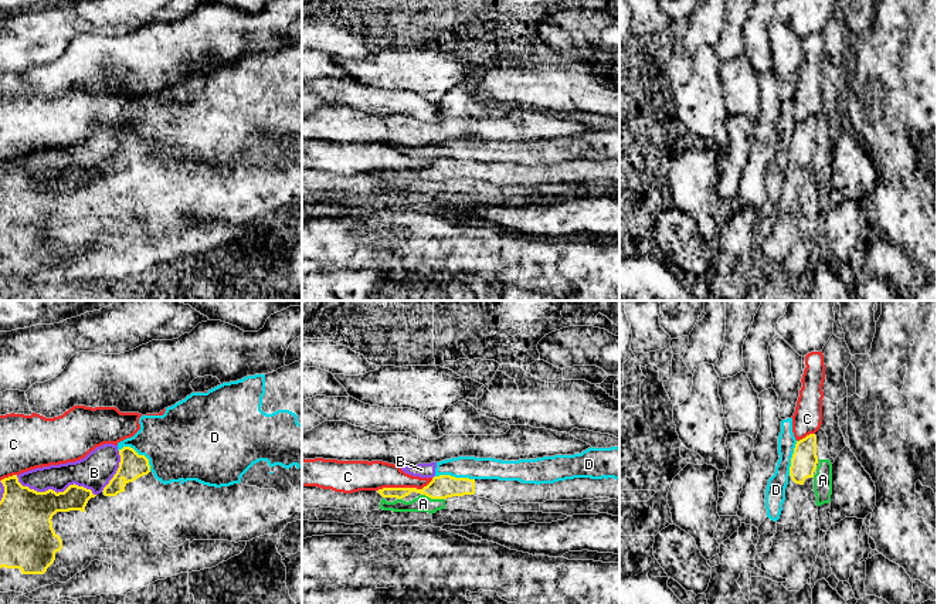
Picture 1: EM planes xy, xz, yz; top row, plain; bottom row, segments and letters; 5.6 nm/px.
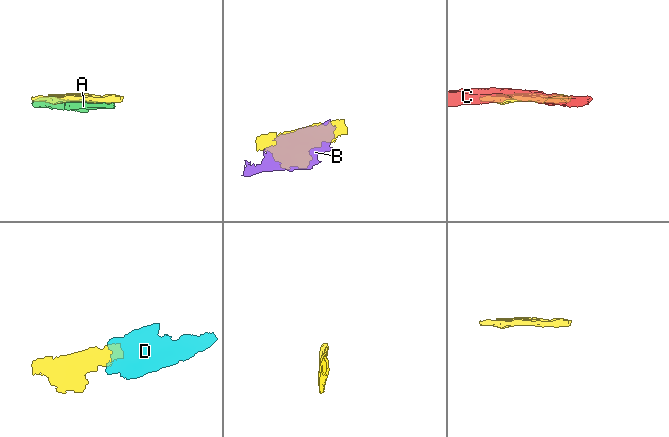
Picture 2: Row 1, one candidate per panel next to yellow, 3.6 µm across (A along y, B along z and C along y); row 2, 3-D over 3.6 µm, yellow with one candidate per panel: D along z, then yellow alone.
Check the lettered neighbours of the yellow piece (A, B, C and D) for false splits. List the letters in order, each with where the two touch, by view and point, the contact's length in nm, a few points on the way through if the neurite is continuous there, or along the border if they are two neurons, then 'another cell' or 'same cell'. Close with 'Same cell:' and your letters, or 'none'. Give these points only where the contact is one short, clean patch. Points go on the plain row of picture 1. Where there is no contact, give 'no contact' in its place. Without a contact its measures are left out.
A: contact xz (433, 180); length 140 nm; another cell
B: contact xy (54, 173); length 460 nm; another cell
C: contact xz (404, 170); length 320 nm; another cell
D: contact xy (136, 135); length 220 nm; border xy (118, 132), (132, 129), (148, 142), (150, 152); another cell
Same cell: none

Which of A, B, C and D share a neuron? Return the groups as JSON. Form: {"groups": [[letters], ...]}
{"groups": [["A"], ["B", "D"], ["C"]]}

